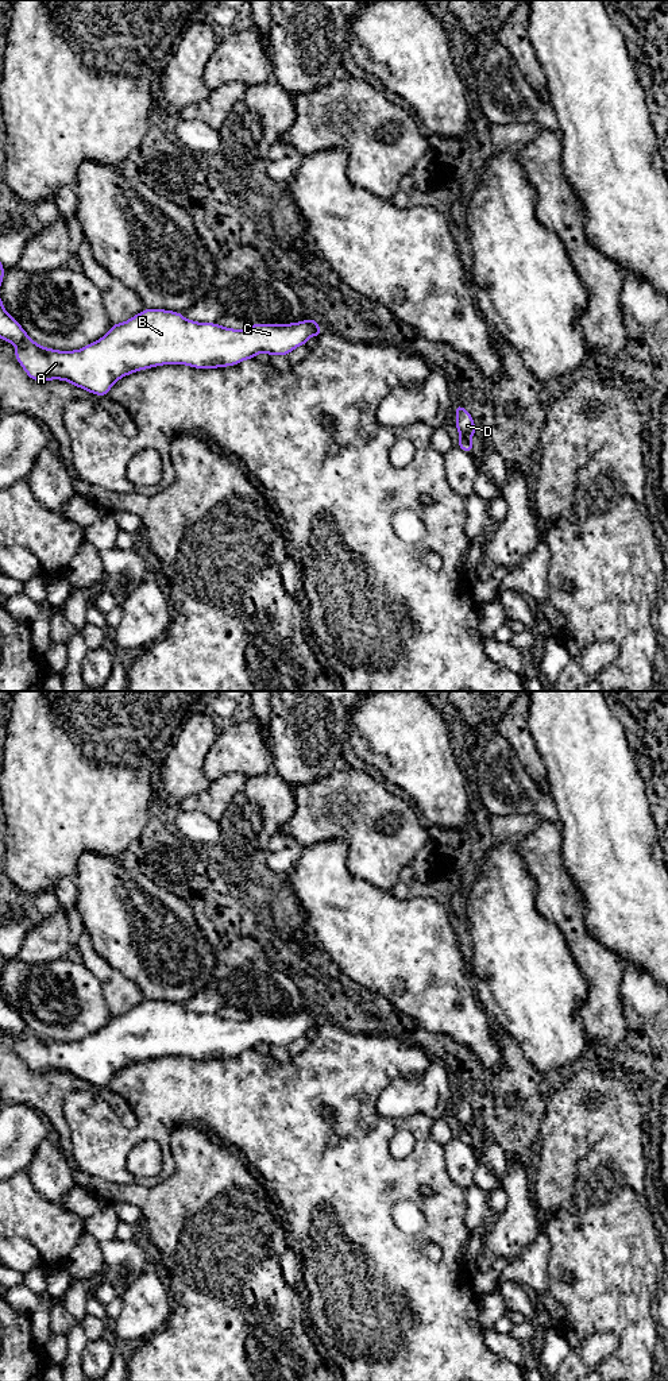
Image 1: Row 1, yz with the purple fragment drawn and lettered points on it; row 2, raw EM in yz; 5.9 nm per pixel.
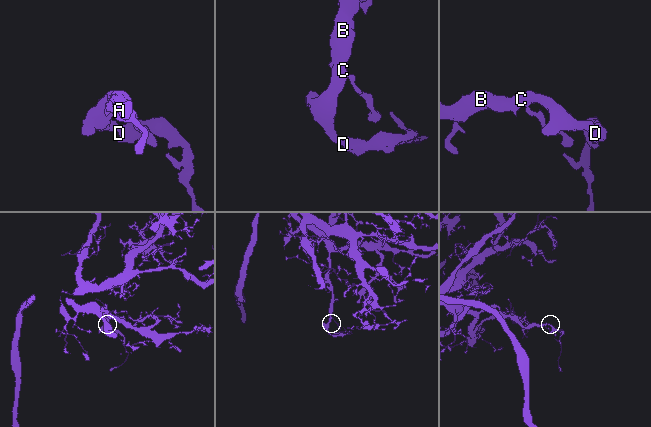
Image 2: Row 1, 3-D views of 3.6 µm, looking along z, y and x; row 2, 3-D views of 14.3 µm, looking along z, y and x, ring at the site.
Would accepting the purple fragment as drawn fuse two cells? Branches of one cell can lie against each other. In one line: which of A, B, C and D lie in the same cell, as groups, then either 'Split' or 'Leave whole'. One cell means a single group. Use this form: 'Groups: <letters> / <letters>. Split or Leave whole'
Groups: A B C D. Leave whole

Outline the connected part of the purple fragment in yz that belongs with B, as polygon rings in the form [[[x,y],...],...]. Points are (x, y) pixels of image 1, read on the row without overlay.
[[[0,990],[0,1030],[16,1038],[15,1049],[34,1072],[61,1071],[92,1085],[108,1087],[112,1076],[120,1069],[162,1056],[186,1056],[194,1060],[217,1060],[235,1057],[259,1044],[289,1046],[305,1037],[321,1019],[314,1010],[291,1015],[252,1015],[246,1021],[225,1019],[213,1014],[186,1011],[182,1004],[165,1000],[144,1000],[130,1011],[112,1015],[107,1026],[92,1035],[74,1042],[58,1042],[35,1034],[22,1017],[7,1004]]]

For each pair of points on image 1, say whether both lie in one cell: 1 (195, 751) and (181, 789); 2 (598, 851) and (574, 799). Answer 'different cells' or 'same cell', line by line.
1: same cell
2: same cell

